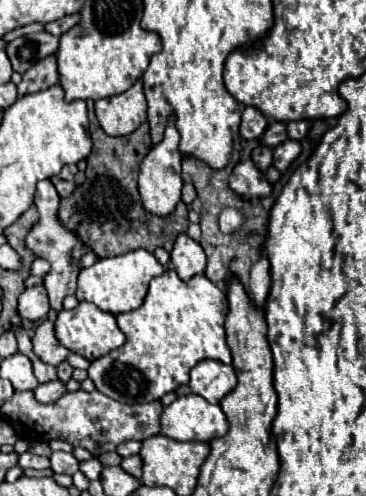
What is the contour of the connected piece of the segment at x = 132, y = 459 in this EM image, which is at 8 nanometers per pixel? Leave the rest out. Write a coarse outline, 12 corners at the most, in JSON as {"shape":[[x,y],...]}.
{"shape":[[129,456],[121,462],[121,468],[141,478],[141,458]]}

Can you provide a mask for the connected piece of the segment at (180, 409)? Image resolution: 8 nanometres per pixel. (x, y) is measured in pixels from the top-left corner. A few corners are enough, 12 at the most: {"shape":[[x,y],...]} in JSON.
{"shape":[[197,394],[163,408],[161,434],[209,442],[227,434],[219,404]]}

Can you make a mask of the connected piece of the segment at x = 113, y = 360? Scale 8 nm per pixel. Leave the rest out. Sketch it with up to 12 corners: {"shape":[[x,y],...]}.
{"shape":[[175,270],[115,316],[127,342],[87,370],[123,404],[231,364],[225,292]]}

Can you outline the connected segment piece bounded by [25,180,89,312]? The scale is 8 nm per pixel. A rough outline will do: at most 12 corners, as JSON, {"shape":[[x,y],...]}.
{"shape":[[37,182],[39,222],[25,244],[51,262],[45,288],[53,310],[75,294],[77,260],[89,252],[57,220],[59,194]]}

